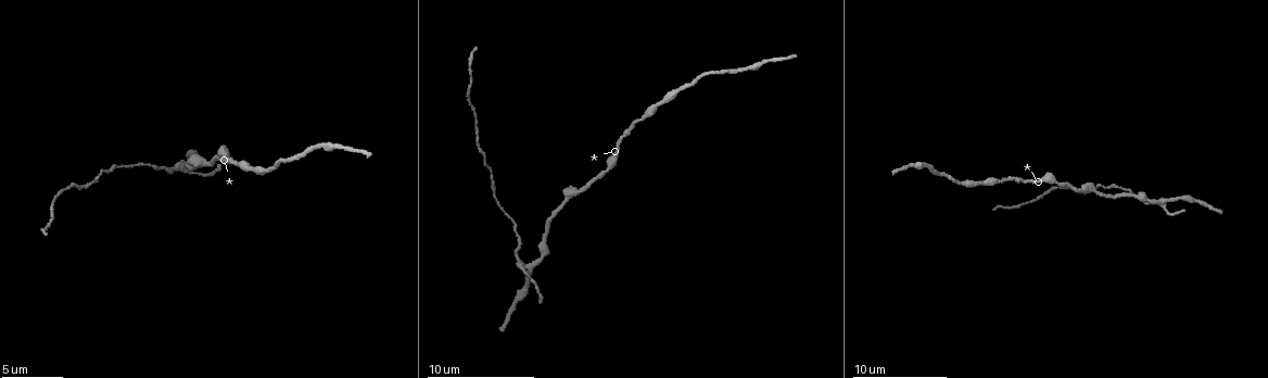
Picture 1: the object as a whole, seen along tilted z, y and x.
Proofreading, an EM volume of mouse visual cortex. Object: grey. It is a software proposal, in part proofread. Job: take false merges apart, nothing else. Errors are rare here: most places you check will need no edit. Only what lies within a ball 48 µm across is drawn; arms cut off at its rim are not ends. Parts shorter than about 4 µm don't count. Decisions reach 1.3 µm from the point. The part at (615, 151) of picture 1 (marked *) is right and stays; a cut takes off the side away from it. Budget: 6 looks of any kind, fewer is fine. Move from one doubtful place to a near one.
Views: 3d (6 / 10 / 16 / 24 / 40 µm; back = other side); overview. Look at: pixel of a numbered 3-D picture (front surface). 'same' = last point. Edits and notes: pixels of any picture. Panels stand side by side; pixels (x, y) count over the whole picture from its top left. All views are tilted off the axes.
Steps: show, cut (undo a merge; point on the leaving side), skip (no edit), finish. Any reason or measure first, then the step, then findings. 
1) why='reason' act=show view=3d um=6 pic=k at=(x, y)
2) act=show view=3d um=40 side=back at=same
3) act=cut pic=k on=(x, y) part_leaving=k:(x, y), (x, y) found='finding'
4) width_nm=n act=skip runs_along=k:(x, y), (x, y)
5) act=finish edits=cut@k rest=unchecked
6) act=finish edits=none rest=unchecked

why='calibre changes' act=show view=3d um=6 pic=1 at=(1096, 190)

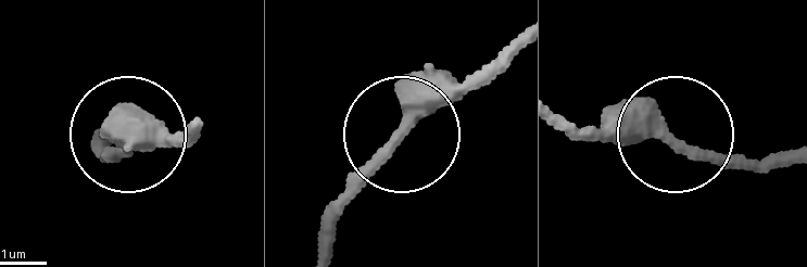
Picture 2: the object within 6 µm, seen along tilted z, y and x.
act=skip runs_along=2:(512, 37), (327, 205) found='one neuron here'

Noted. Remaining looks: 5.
act=show view=3d um=10 pic=1 at=(1165, 200)

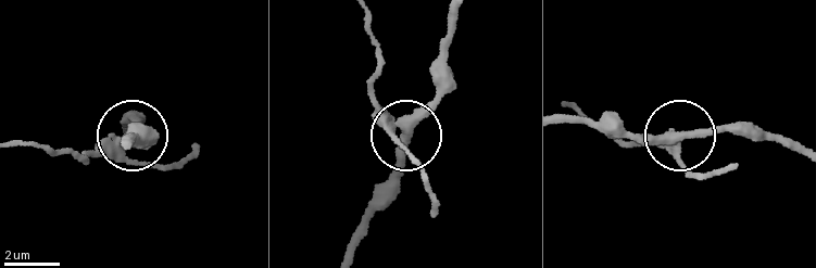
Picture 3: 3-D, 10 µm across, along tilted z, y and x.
why='closer look' act=show view=3d um=6 pic=3 at=(405, 134)

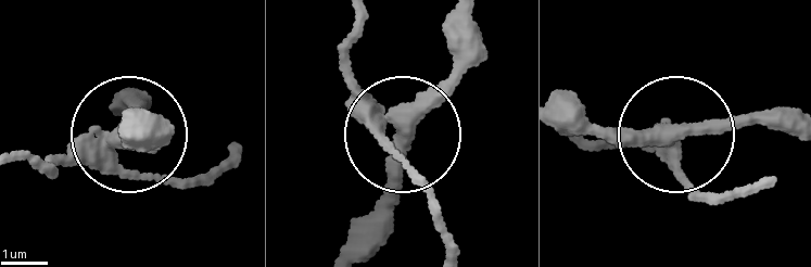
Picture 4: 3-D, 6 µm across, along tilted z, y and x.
width_nm=350 act=cut pic=4 on=(351, 46) part_leaving=4:(378, 114), (352, 73), (352, 15) found='a second neuron is stuck on'

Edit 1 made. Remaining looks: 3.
why='sudden change in width' act=show view=3d um=10 pic=1 at=(957, 182)

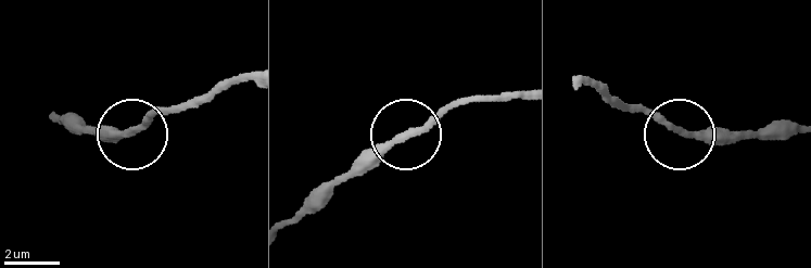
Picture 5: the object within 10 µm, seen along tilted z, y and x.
act=show view=3d um=10 side=back pic=5 at=(133, 133)

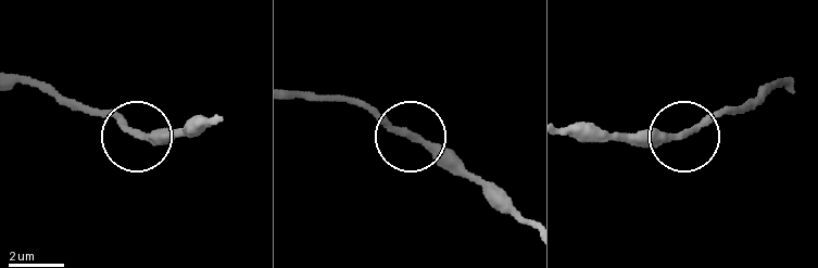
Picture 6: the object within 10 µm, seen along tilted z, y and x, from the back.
width_nm=230 act=skip found='continuous, no second neuron'

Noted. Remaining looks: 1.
act=finish edits=cut@4 rest=unchecked

